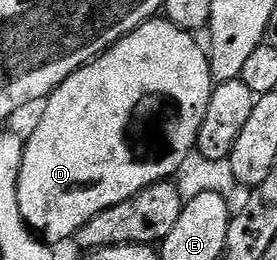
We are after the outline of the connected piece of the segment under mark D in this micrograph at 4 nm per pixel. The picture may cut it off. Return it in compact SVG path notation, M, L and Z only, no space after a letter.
M158 16L155 18L150 18L148 22L144 22L139 28L135 28L126 38L120 38L118 42L110 46L105 53L101 54L99 57L94 58L93 61L89 62L85 66L81 66L75 71L71 76L67 76L67 80L63 80L63 84L59 84L53 93L49 95L48 98L44 99L43 107L45 106L45 111L41 114L41 119L37 122L37 127L30 132L29 138L27 134L27 141L25 142L25 151L23 152L23 164L21 165L21 171L19 172L19 208L21 209L21 215L25 217L25 222L29 225L29 229L36 232L46 243L54 244L53 242L65 242L76 235L79 228L83 228L83 224L87 224L87 220L91 220L91 216L99 216L99 212L103 212L107 208L111 208L115 204L123 204L123 200L127 200L131 196L135 196L139 192L143 192L147 187L153 186L156 182L164 182L166 180L172 179L177 173L177 169L183 160L186 159L187 155L195 150L197 144L197 137L199 136L199 128L203 124L203 116L207 116L207 104L211 100L213 95L214 80L213 73L209 70L209 56L204 45L201 46L196 42L194 35L188 30L180 30L175 24L171 24L164 17Z

